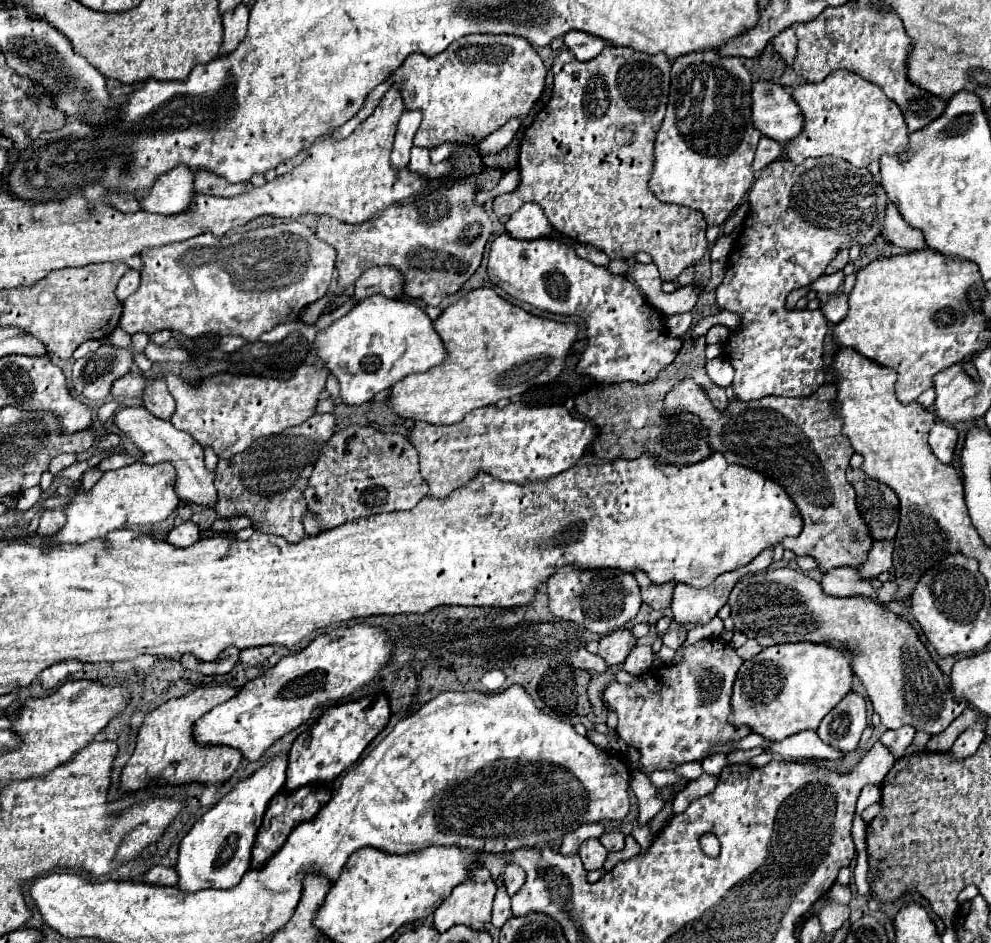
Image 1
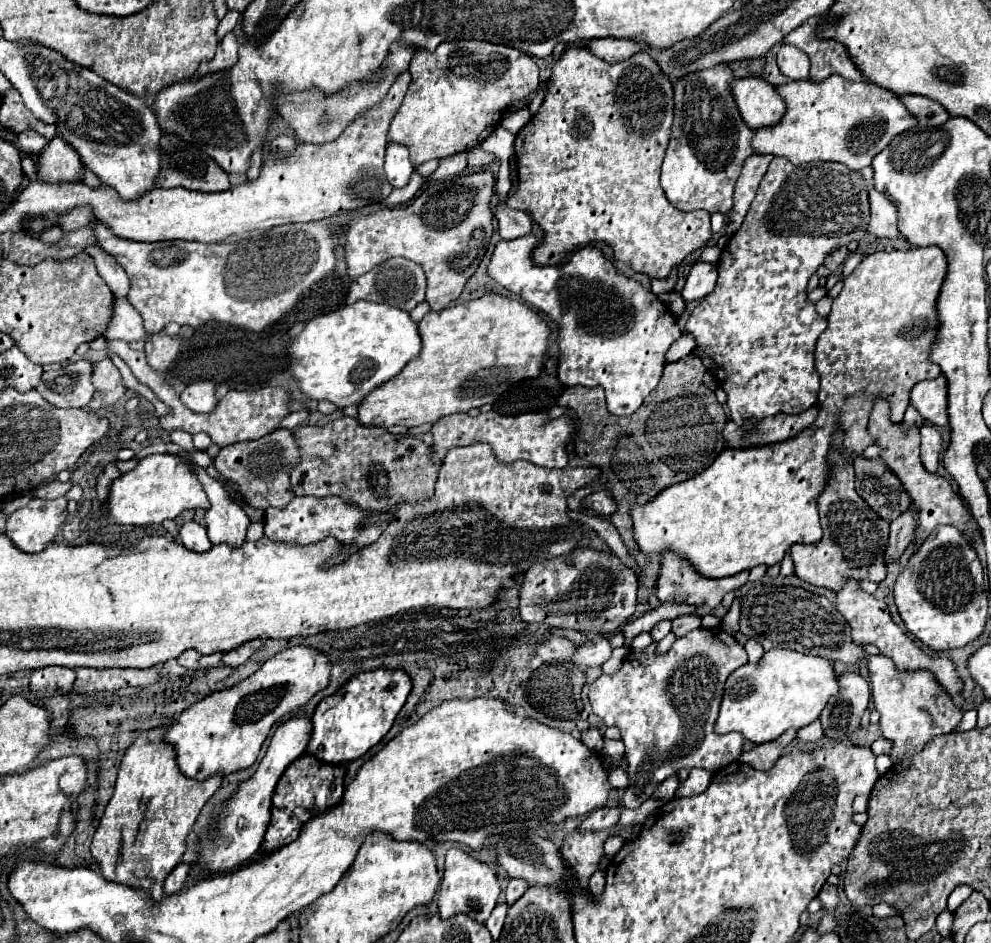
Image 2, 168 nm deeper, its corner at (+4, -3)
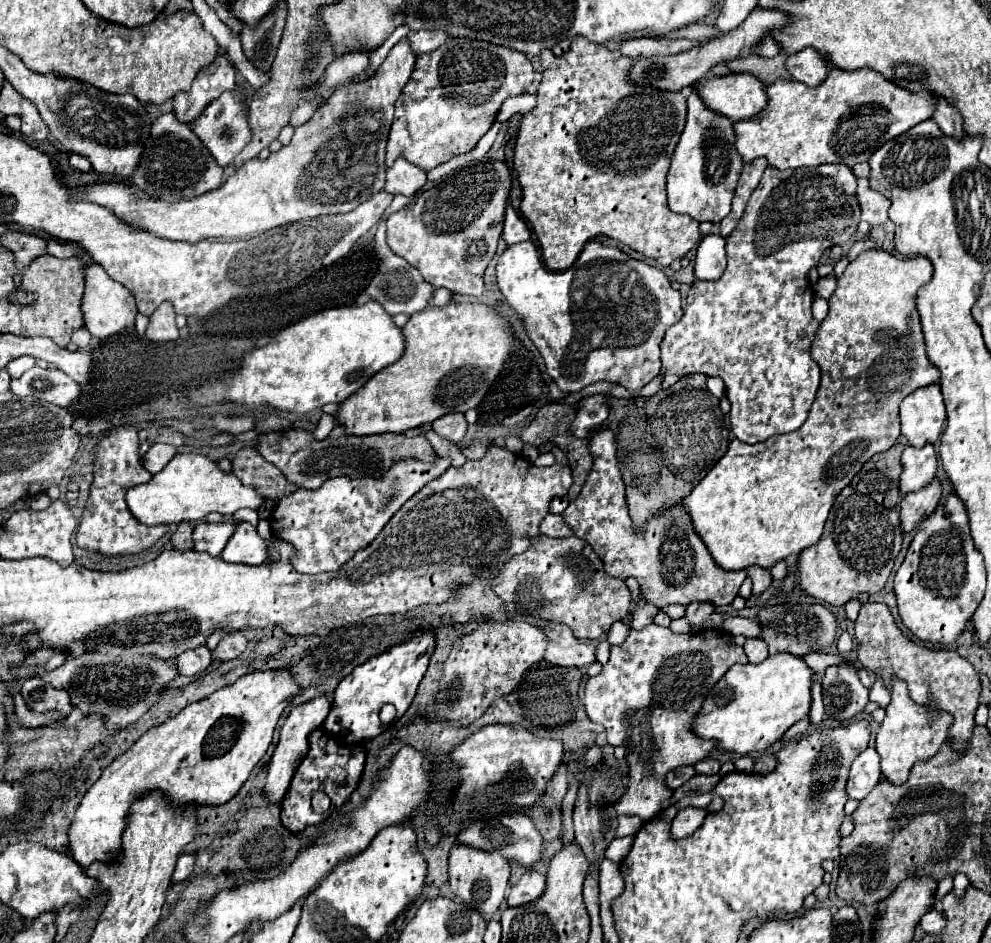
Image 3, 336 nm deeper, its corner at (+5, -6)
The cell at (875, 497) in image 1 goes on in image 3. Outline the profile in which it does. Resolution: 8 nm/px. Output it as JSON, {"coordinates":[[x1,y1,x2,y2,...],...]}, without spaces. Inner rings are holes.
{"coordinates":[[904,442,892,446,886,452,876,454,852,478,852,486,858,492,870,496,874,502,886,508,896,508,902,500,902,494,898,490,900,472,902,472,902,464,900,464,902,450,904,450]]}

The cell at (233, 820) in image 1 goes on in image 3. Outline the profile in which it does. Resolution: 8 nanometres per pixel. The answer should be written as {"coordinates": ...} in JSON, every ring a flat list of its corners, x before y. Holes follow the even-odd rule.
{"coordinates":[[318,696,318,698,314,698,314,700,310,700,310,702,302,704,302,706,296,706,288,714,288,718,286,718,282,730,280,730,280,740,276,744,276,750,274,750,274,754,272,754,272,758,268,762,268,776,266,776,266,784,264,784,264,798,270,804,278,804,284,798,284,794,286,794,286,790,290,786,292,774,296,772,296,766,304,760,304,754,308,752,308,746,310,746,308,744,308,736,310,736,312,730,318,730,322,726,324,718,328,716,328,710,330,710,328,698,326,696]]}

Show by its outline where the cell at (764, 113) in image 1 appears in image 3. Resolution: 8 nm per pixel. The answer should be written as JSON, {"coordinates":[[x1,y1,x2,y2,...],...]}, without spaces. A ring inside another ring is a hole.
{"coordinates":[[730,72,726,76,696,82,696,86,700,86,700,94,712,110,718,110,734,122,754,118,768,104,764,86,752,74]]}

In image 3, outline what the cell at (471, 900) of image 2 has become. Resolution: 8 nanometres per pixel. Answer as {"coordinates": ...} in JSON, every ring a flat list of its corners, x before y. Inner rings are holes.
{"coordinates":[[454,846,448,858,448,884,458,900,468,904,472,910,490,918,502,904,504,892,510,876,510,862,504,862,500,854,484,854,482,850,472,850,468,846]]}

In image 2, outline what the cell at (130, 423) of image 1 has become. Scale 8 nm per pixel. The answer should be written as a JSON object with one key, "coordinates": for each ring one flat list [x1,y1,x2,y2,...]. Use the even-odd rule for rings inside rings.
{"coordinates":[[193,465,201,485,207,491,207,497,211,501,211,509,205,511,205,521,207,521,207,533,213,545,229,545,229,547,241,547,245,543,247,527,249,527,249,517,245,511,237,505,231,503,225,495,225,489,219,481,207,475,205,469]]}

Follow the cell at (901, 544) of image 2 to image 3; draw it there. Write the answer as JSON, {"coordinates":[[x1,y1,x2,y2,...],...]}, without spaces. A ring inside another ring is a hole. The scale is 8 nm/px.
{"coordinates":[[932,480,932,484,928,484,924,490,912,492,902,498,902,502,900,502,900,528,904,534,918,528,920,522,924,518,928,518,928,514,932,514,932,510,936,510,940,494,942,494,940,482]]}

